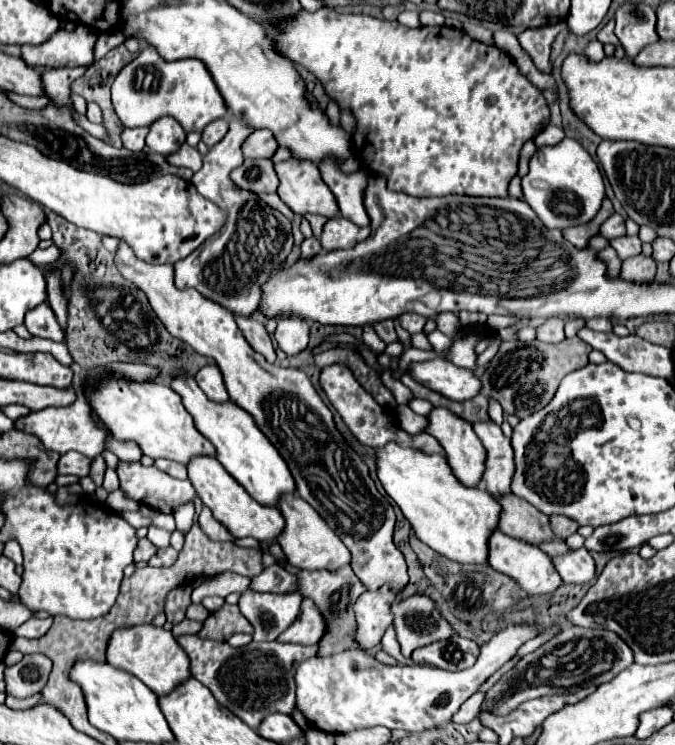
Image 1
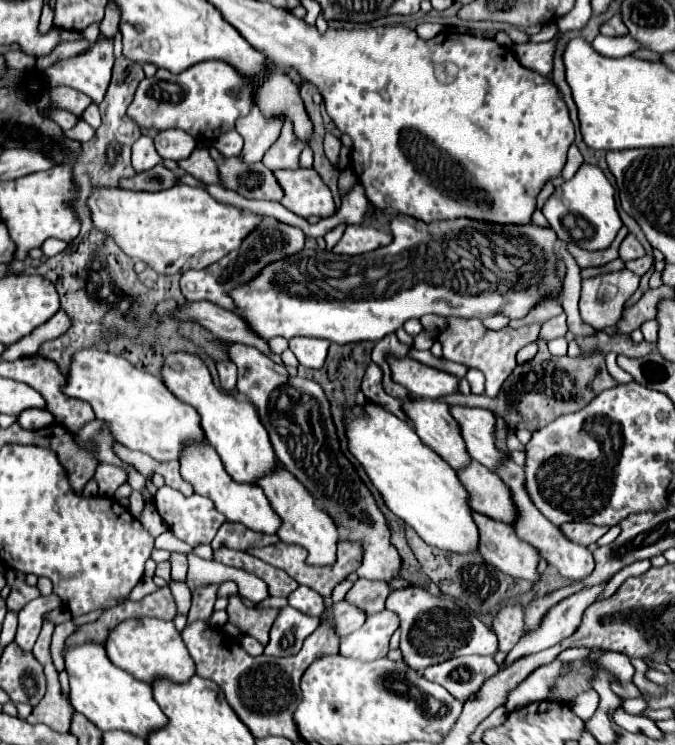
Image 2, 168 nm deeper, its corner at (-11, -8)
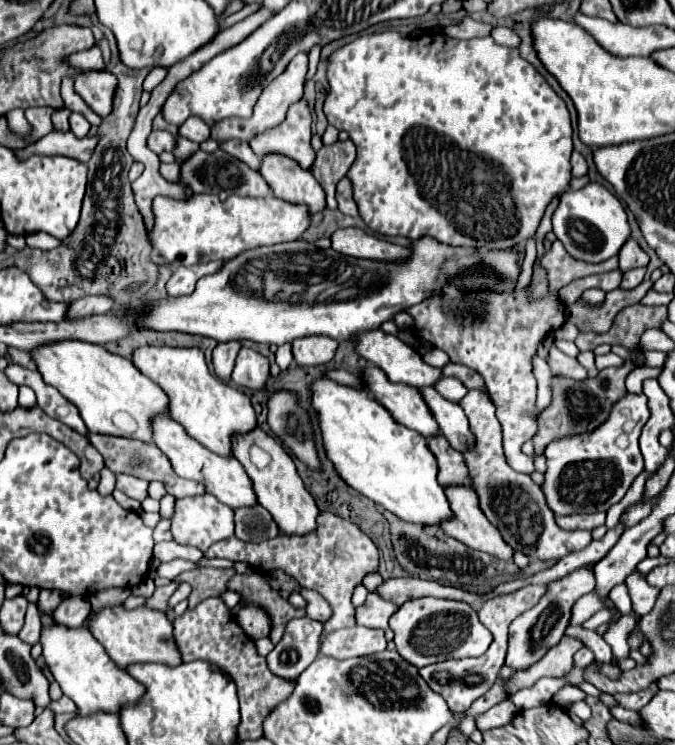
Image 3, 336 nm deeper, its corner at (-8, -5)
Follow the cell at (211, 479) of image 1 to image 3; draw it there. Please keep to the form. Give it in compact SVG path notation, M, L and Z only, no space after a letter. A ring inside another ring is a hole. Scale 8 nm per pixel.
M157 416L153 422L153 442L165 452L165 456L171 460L173 470L187 480L201 482L205 486L205 492L213 494L221 504L237 510L243 506L255 506L257 496L253 492L253 482L247 478L247 472L235 458L221 458L215 452L207 450L203 444L199 444L195 438L191 438L183 426L179 426L169 416Z

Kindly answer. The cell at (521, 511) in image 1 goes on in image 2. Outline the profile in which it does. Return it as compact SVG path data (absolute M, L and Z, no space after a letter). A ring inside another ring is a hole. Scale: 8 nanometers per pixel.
M470 461L464 469L458 471L458 477L460 483L468 489L468 505L472 505L472 511L484 513L508 525L514 523L516 509L512 495L492 471L476 461Z

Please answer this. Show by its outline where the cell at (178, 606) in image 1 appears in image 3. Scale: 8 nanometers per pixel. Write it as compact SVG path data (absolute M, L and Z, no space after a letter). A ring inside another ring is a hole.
M193 568L187 572L179 574L179 580L185 580L191 584L191 594L189 594L189 608L195 608L199 602L219 596L225 592L227 580L235 574L233 568L217 570L217 568Z

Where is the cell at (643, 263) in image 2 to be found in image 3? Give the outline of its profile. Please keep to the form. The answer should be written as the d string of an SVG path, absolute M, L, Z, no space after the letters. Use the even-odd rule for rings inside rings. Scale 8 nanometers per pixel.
M633 268L633 270L627 270L623 274L623 282L621 282L621 288L635 288L641 284L645 276L645 268Z

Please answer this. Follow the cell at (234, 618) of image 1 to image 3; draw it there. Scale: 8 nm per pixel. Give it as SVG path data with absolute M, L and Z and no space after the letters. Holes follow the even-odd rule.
M235 574L227 582L227 590L233 590L241 596L241 606L255 604L267 612L267 616L271 618L269 640L273 644L277 644L281 640L285 622L289 622L291 618L305 616L303 610L293 608L285 598L279 596L279 592L273 592L273 588L269 588L269 584L265 582L265 578L261 574L249 574L249 576Z

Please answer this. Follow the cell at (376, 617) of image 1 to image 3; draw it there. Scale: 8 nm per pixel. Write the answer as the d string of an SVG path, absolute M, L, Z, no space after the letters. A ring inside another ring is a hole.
M353 626L329 632L321 640L321 654L345 660L353 656L369 656L373 652L383 652L385 646L387 642L383 630Z

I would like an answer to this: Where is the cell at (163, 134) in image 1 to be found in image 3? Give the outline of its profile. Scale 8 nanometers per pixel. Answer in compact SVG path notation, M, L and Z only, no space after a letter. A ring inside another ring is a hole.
M153 130L153 132L149 134L147 144L149 144L149 148L151 148L155 154L173 152L173 150L175 150L175 144L177 144L177 136L173 136L173 134L167 132L167 130Z

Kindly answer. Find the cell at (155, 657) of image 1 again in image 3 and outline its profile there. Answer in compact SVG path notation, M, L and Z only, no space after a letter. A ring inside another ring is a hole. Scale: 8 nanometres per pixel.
M121 606L105 608L91 620L89 630L121 670L127 670L127 666L135 662L159 662L167 666L181 664L181 652L177 650L177 642L173 638L173 624L165 612L143 606L135 610L123 610Z

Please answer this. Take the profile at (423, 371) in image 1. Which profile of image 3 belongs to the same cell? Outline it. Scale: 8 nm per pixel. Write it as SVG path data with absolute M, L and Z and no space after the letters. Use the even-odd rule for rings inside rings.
M371 330L369 334L361 334L361 338L357 340L357 352L371 364L379 366L389 376L391 382L401 382L421 388L421 386L435 386L435 382L441 378L441 368L425 364L423 358L411 346L403 344L393 334L385 334L383 330Z

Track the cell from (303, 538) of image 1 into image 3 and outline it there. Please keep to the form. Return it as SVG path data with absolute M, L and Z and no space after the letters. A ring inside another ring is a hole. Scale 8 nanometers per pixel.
M257 428L257 430L253 430L253 434L245 434L245 436L237 438L237 442L233 442L233 456L243 464L247 476L253 482L257 500L261 502L261 506L265 510L269 510L269 514L277 522L281 534L287 534L287 536L297 534L299 536L299 534L311 534L311 532L315 532L319 508L315 506L315 500L309 494L309 490L303 486L303 480L299 478L293 460L289 458L289 454L281 448L281 444L277 440L273 440L269 434L265 434L261 428ZM251 446L259 446L261 450L265 450L271 456L271 464L267 468L257 470L251 464L251 460L249 460L249 448Z

